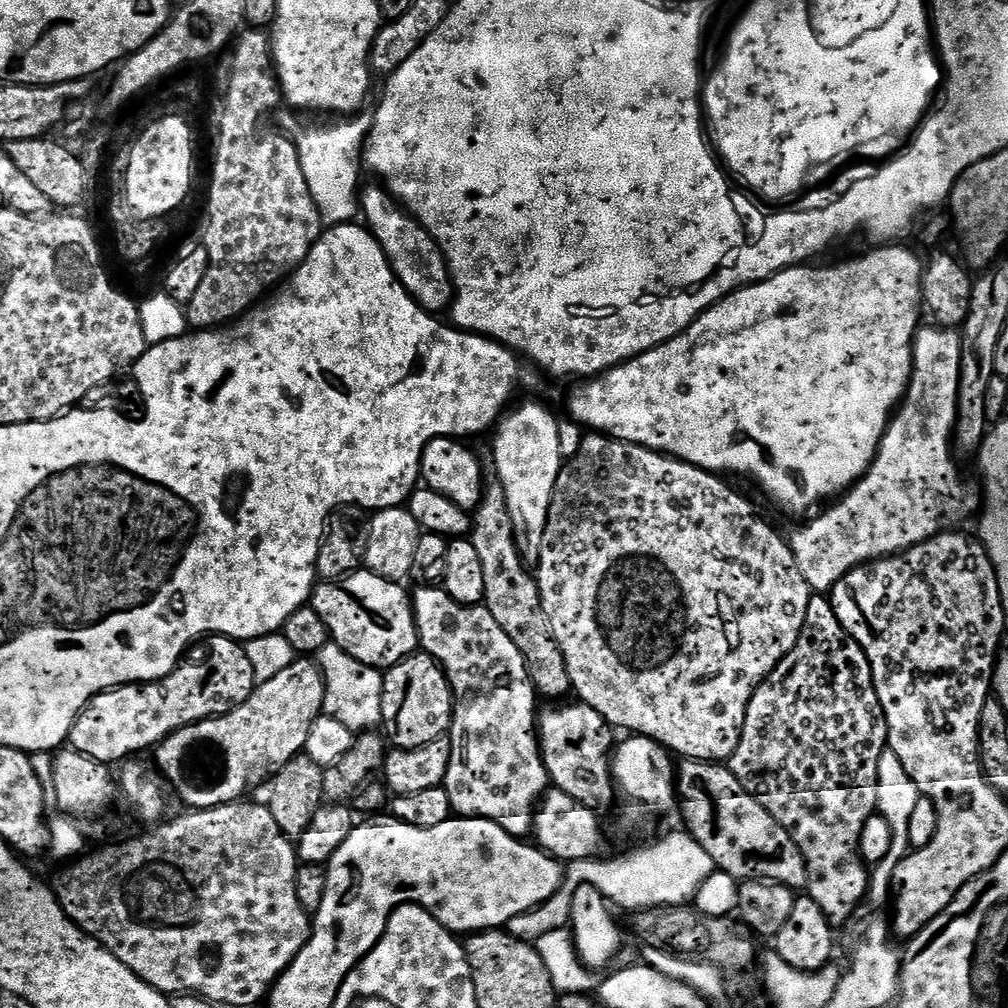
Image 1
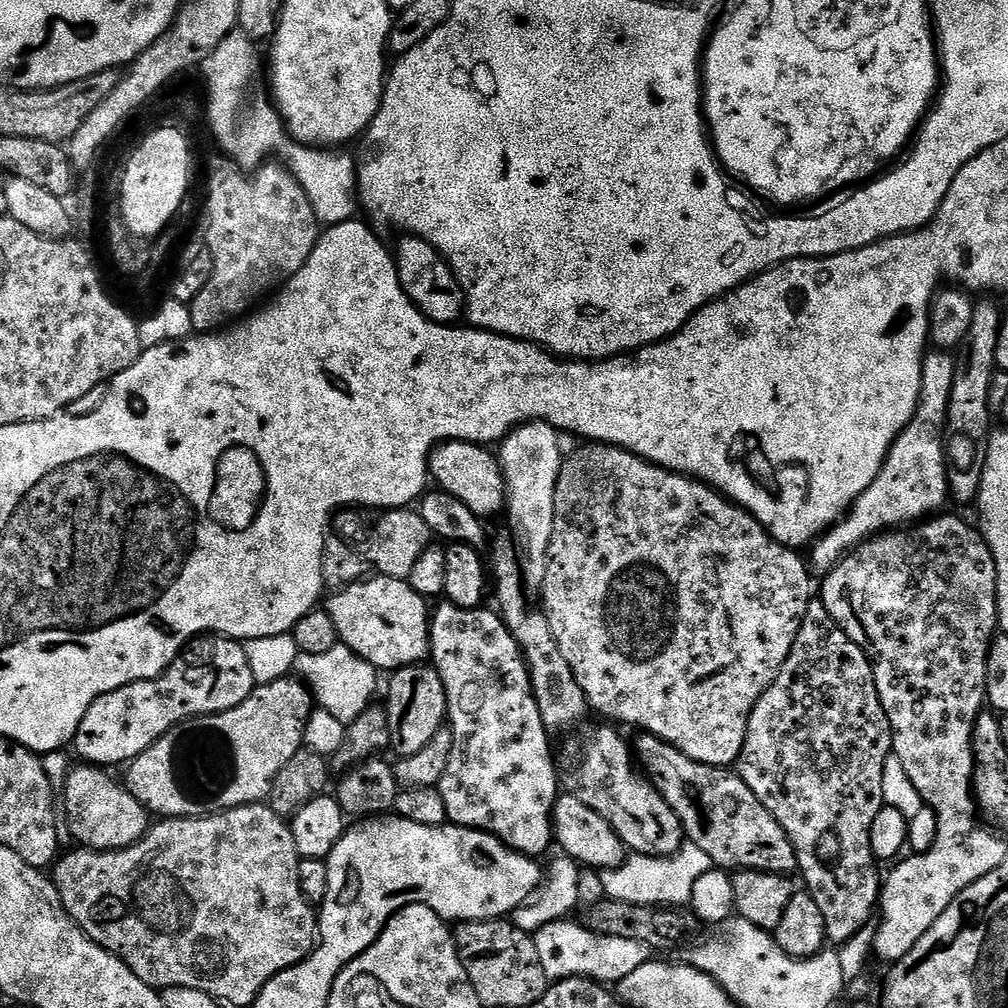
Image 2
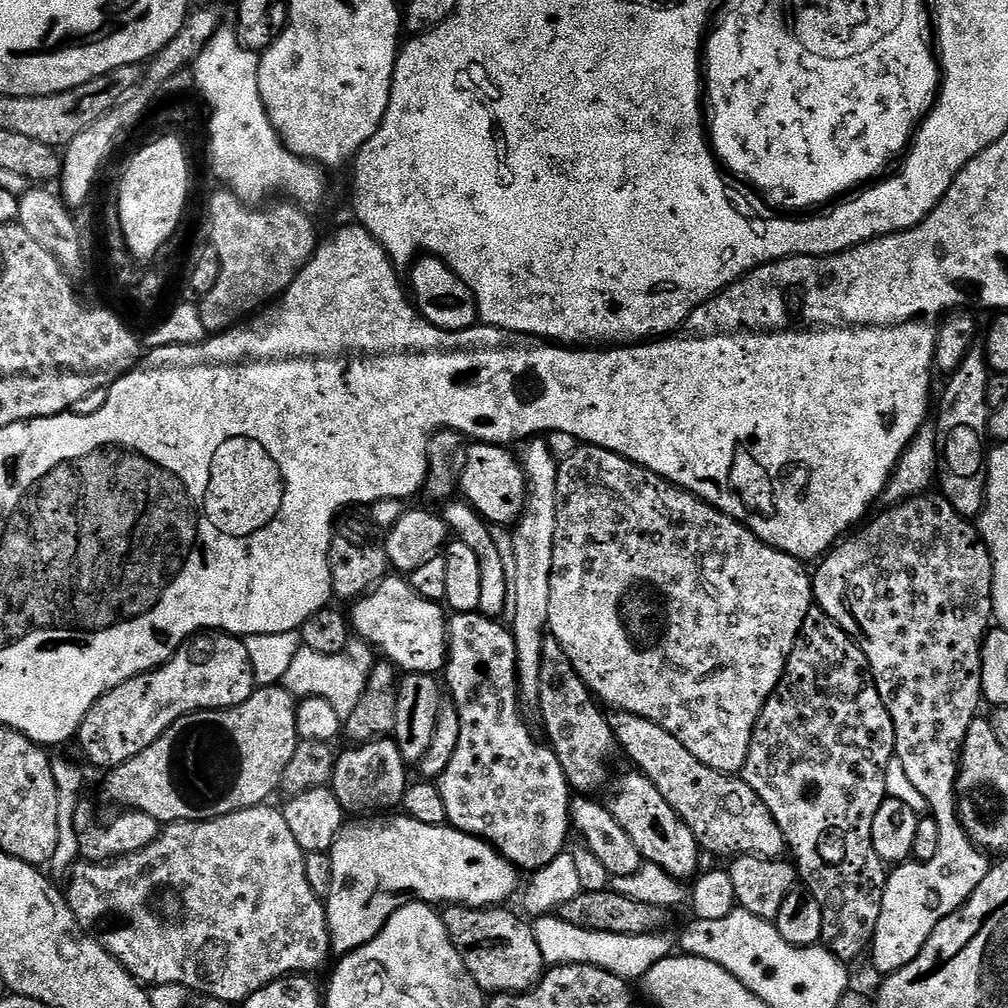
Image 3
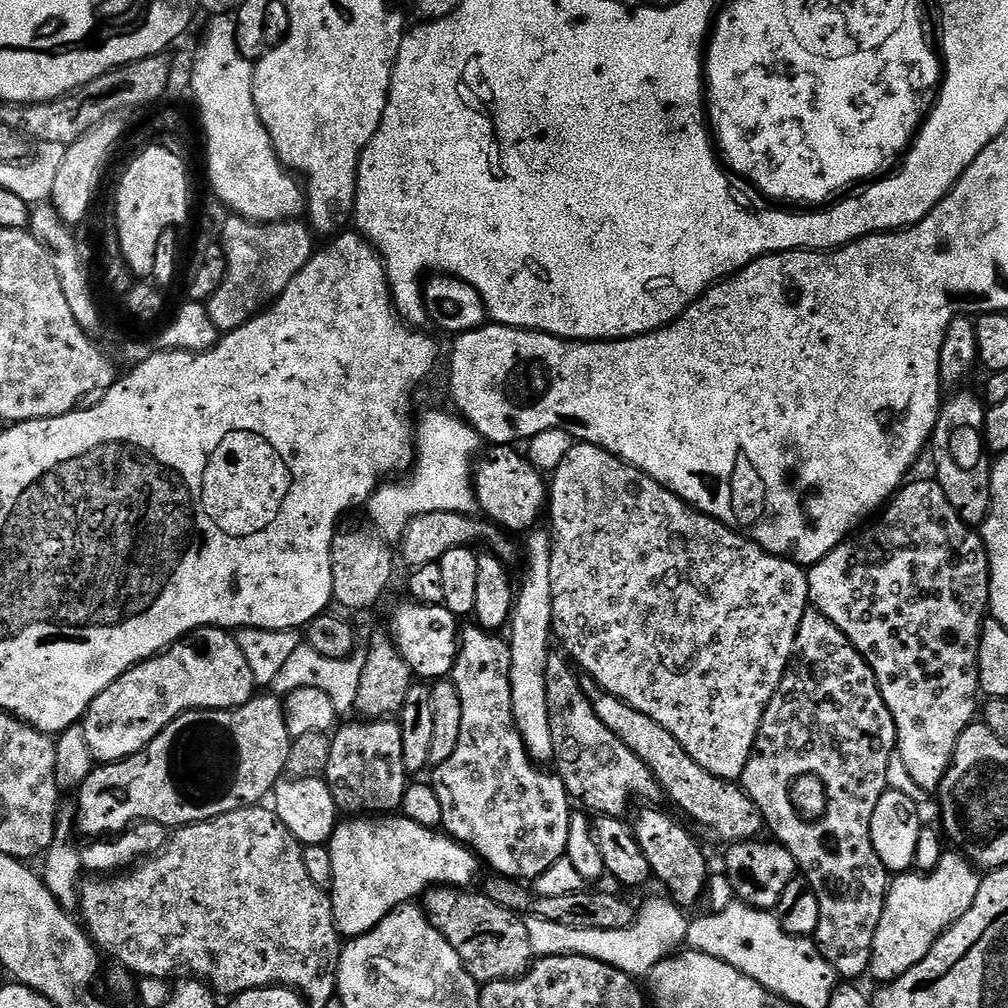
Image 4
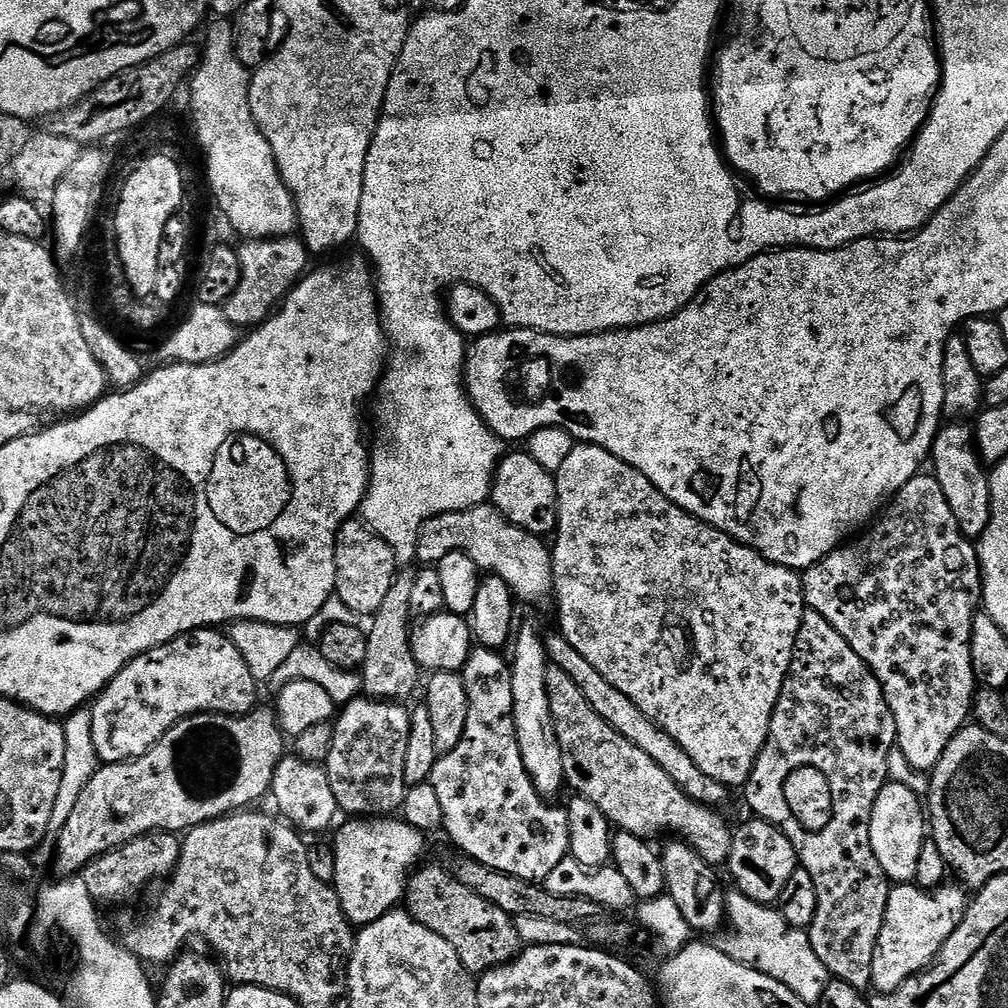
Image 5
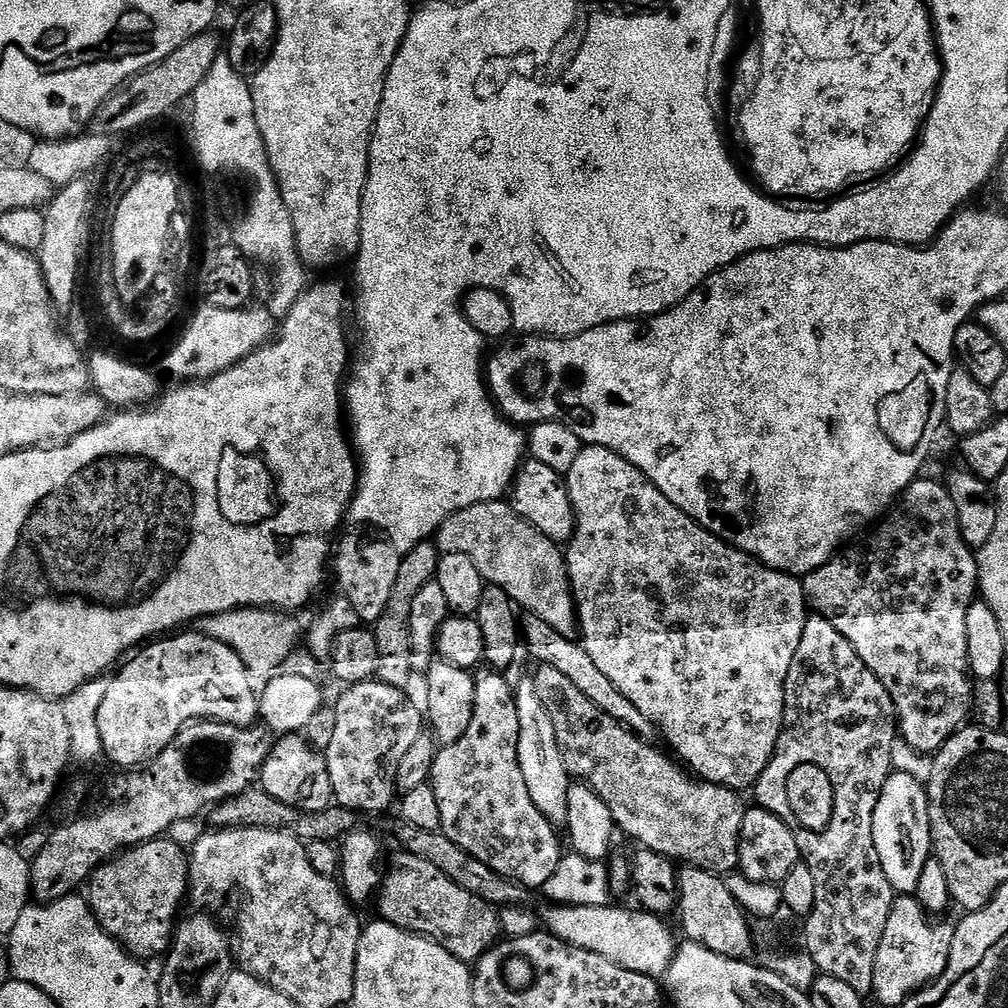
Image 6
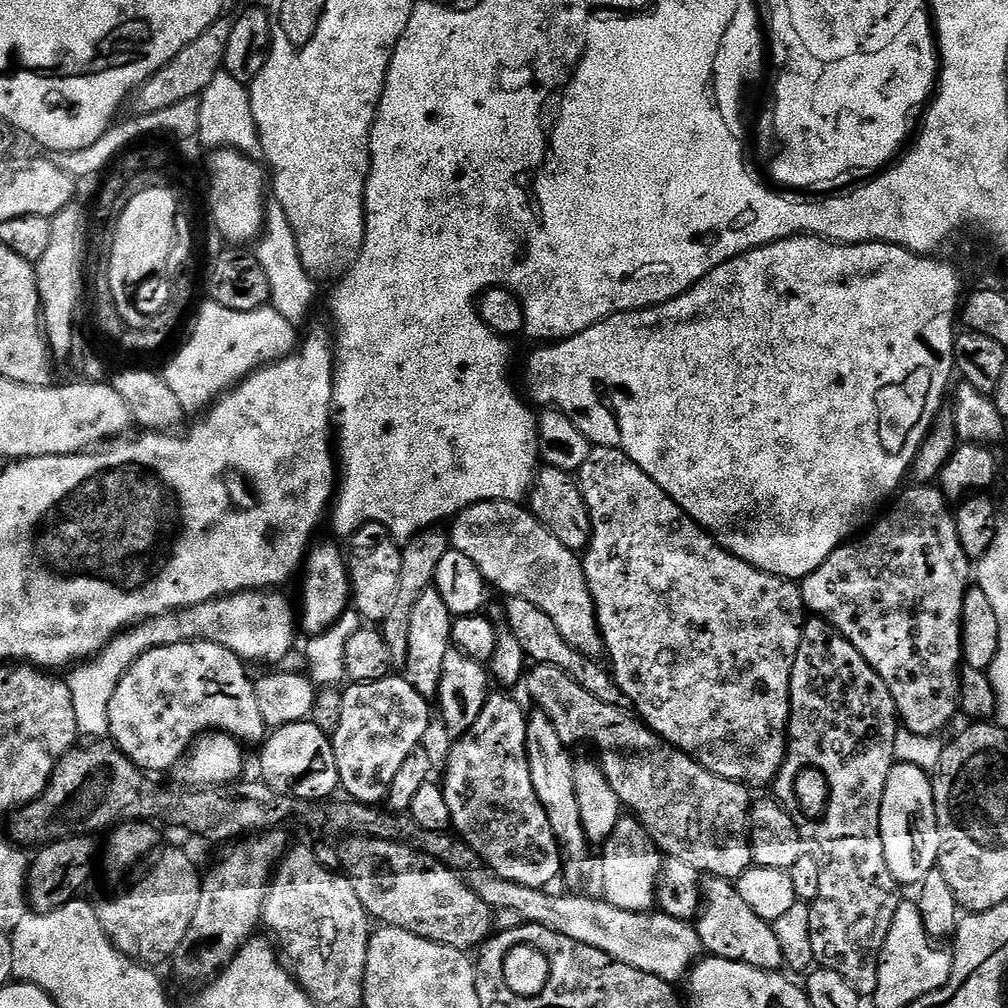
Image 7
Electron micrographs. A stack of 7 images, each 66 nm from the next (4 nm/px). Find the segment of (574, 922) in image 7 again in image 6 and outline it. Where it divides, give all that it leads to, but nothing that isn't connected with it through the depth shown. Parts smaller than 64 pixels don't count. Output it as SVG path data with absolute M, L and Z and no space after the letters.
M549 903L547 907L538 912L538 920L550 935L557 936L570 946L602 954L602 958L614 962L614 966L663 978L678 953L678 939L655 912L637 910L635 907L616 908L612 904L578 906Z

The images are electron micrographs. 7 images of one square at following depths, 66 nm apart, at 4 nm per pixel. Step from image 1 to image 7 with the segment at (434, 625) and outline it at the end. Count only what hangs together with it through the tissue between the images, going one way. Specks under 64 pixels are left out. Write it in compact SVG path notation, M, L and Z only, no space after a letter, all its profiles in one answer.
M493 691L474 726L453 743L456 745L449 750L444 764L442 787L452 819L451 831L474 850L493 877L545 889L561 875L562 857L550 818L546 818L546 810L542 810L530 782L526 711L508 696Z

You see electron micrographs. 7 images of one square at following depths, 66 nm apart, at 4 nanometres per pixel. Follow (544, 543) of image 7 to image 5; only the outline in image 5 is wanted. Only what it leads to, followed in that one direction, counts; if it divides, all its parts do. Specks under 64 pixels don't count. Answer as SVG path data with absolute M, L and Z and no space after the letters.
M491 503L466 510L438 514L422 526L415 559L424 566L435 566L446 554L461 552L480 567L481 573L502 578L515 599L544 600L553 595L552 553L549 545L539 536L514 526Z

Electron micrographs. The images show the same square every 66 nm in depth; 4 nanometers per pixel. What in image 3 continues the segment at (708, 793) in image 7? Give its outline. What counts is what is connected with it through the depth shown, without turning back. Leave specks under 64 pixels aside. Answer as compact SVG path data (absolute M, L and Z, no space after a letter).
M545 639L538 711L544 715L547 743L558 762L562 762L569 789L580 794L596 794L592 792L598 791L604 783L604 787L609 783L608 763L612 755L618 752L616 739L608 725L608 716L600 713L599 707L601 705L588 691L588 687L580 681L570 658L566 658L566 650L562 650L557 640Z

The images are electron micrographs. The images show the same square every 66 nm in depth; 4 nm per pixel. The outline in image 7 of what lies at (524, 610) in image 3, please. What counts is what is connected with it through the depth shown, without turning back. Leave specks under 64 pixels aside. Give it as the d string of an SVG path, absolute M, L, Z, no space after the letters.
M536 710L527 717L528 733L526 734L526 750L528 751L528 761L530 762L530 782L534 784L534 794L538 794L538 802L542 802L542 810L546 810L546 818L550 818L550 826L554 830L554 838L560 847L560 855L564 861L562 864L562 876L570 885L576 884L580 880L580 875L584 872L584 860L590 851L590 845L582 830L582 820L578 818L578 800L574 794L574 756L571 756L569 745L558 738L550 718L542 711Z

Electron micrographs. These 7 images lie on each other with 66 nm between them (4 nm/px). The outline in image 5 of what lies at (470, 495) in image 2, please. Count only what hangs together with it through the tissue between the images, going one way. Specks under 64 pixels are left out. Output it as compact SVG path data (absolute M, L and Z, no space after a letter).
M527 450L503 455L493 478L490 503L509 522L541 538L556 531L556 478L531 457Z

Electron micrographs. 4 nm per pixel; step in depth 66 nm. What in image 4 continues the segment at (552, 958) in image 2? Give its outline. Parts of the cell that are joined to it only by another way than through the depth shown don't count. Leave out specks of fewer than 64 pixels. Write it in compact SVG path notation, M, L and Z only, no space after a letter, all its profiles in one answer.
M671 899L648 900L644 905L639 905L636 913L636 923L626 930L577 930L574 926L562 926L559 922L550 922L547 918L525 915L526 934L530 934L530 946L533 957L541 956L585 956L594 958L598 962L606 962L618 970L637 978L647 977L648 973L658 966L658 962L675 956L685 947L689 917L684 917L685 909Z

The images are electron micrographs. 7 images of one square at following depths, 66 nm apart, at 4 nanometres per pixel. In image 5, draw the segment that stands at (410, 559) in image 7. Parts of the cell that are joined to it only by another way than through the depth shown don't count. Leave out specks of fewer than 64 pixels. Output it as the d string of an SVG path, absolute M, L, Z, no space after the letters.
M401 571L396 577L396 581L390 586L390 594L382 601L382 606L370 617L372 628L367 629L368 645L366 646L366 658L364 667L359 669L358 675L363 684L363 695L373 700L390 700L393 702L407 701L407 696L412 696L416 692L416 687L422 684L422 669L414 658L412 649L412 633L414 617L410 610L410 593L414 587L415 575L410 571Z

